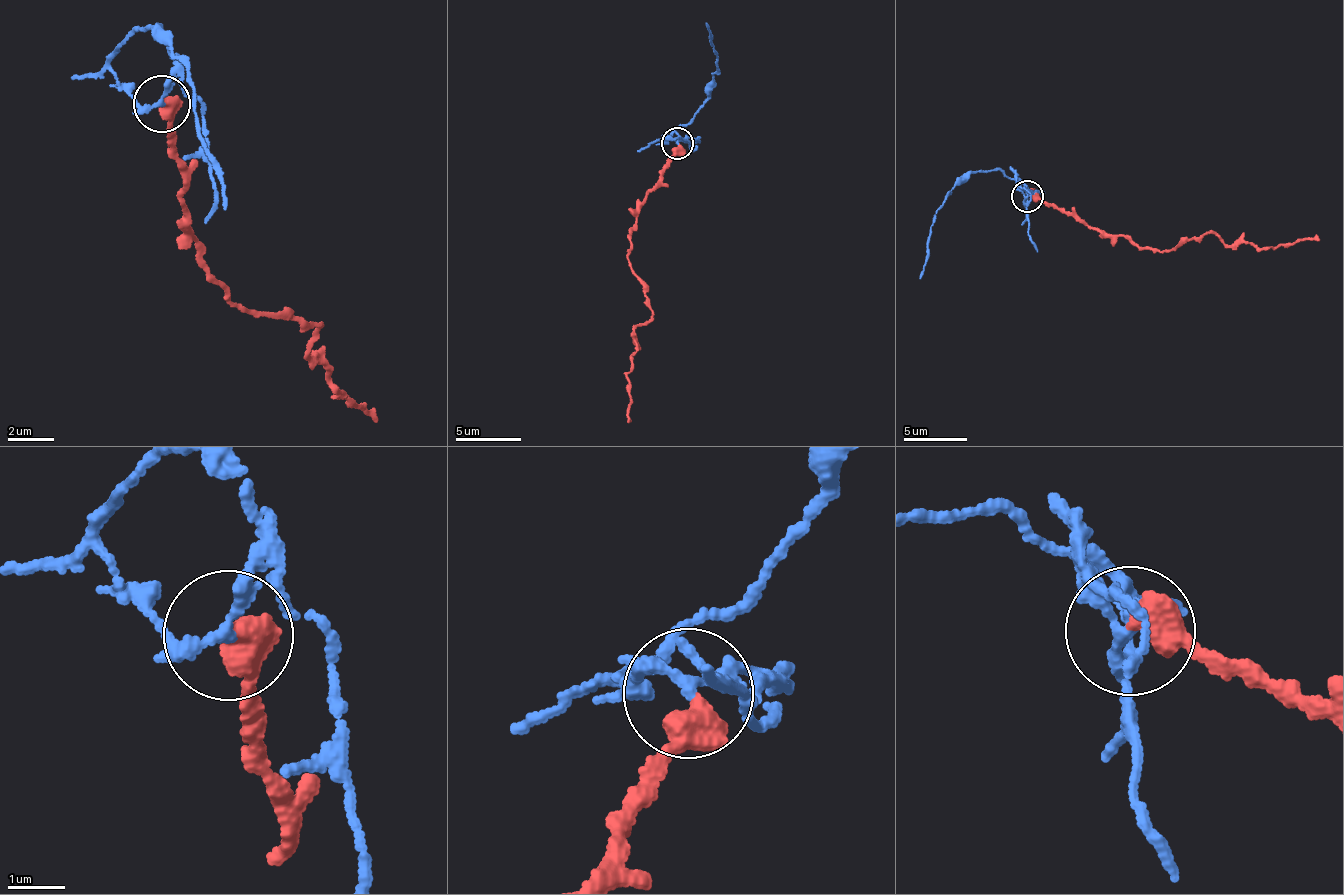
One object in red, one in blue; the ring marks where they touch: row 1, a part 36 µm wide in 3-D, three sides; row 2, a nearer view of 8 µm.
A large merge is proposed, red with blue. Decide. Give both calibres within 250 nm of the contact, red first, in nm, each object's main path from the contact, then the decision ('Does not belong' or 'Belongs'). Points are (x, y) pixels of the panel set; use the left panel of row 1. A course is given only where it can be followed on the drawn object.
Thickness 500 nm (red) against 150 nm. Course of red: (162, 102), (172, 108), (188, 161), (190, 234), (212, 277), (243, 311), (313, 323), (309, 355), (378, 424). Course of blue: (162, 102), (136, 101), (111, 74), (114, 55), (130, 34), (155, 25), (193, 91), (196, 138), (225, 207). Does not belong

